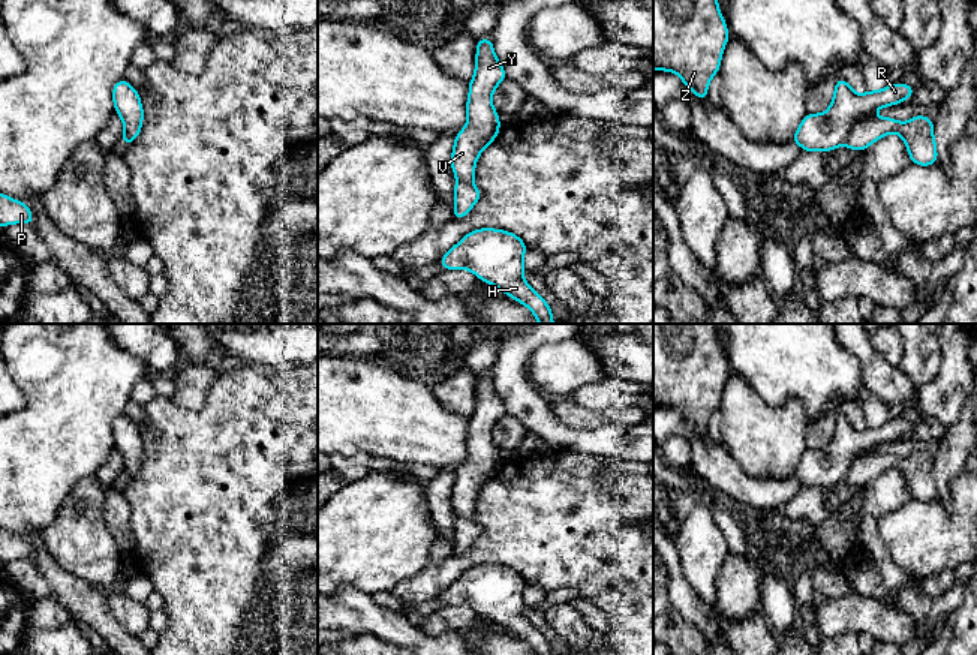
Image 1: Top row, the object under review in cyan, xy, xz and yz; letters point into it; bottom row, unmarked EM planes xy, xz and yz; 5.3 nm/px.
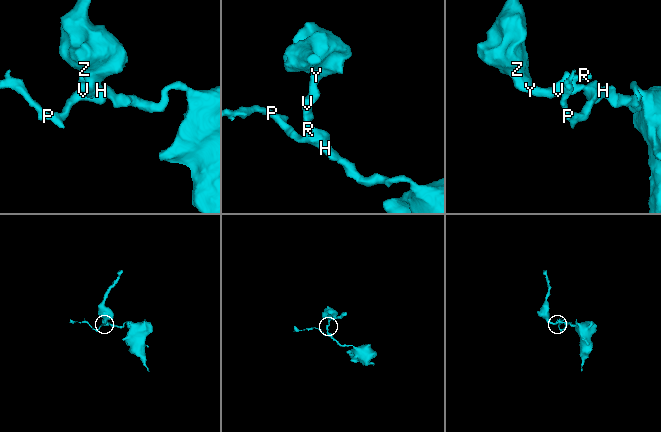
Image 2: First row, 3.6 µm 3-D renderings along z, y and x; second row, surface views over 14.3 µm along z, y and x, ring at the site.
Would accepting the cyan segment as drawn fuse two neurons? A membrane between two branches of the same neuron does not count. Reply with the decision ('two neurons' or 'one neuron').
two neurons

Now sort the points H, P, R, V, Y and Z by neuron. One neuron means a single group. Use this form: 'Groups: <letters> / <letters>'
Groups: H P / R V Y Z

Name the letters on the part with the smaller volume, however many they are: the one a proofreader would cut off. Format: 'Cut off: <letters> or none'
Cut off: R, V, Y, Z

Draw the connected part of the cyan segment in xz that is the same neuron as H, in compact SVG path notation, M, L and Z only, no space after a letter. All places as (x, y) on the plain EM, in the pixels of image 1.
M483 564L466 570L439 600L445 606L472 607L530 645L536 655L554 655L548 639L524 618L524 577L503 565Z

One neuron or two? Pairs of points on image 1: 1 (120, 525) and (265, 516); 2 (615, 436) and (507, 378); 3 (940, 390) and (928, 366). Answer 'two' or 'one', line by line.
1: two
2: one
3: two

